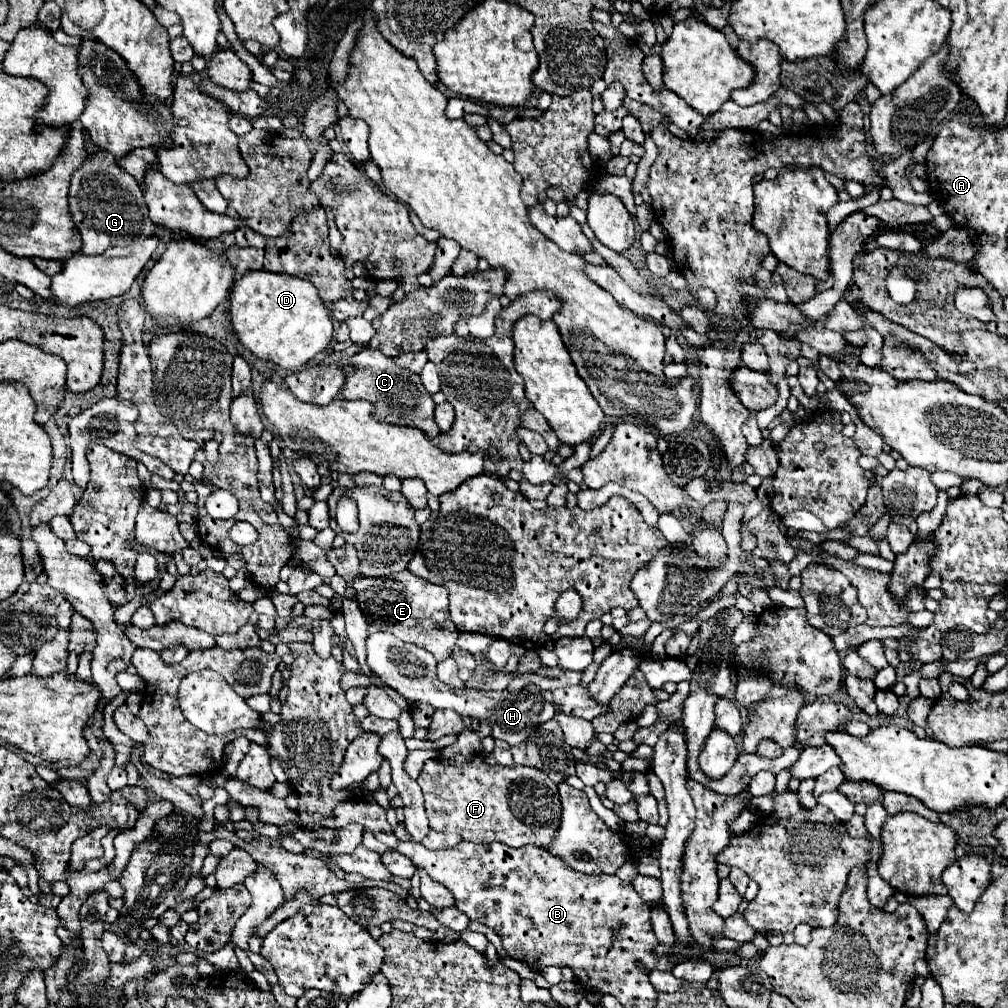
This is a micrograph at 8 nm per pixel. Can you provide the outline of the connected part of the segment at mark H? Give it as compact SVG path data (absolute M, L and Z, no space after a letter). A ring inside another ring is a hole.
M372 632L366 640L366 652L368 652L366 662L370 670L390 688L400 692L408 702L426 702L434 708L452 708L464 718L486 720L492 726L492 738L500 738L510 746L518 746L530 736L534 728L556 716L556 708L550 702L546 702L542 694L532 694L528 690L520 690L520 692L508 692L508 690L486 692L472 688L456 690L442 684L436 676L436 658L414 644L406 644L398 640L390 632Z

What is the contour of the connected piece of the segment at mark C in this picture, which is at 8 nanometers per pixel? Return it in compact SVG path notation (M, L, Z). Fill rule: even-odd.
M362 348L352 356L354 370L346 374L346 382L340 390L340 396L344 400L368 400L370 404L380 410L380 420L390 424L404 424L404 426L416 426L424 430L430 438L436 438L440 434L438 424L434 422L434 400L432 394L422 386L420 374L414 374L410 370L404 370L396 364L396 358L384 356L378 350Z

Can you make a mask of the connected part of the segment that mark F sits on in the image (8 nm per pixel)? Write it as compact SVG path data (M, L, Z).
M461 754L445 758L442 755L432 760L426 760L418 784L424 794L426 802L426 814L430 820L430 828L436 832L456 832L468 842L504 842L506 846L520 848L520 846L542 846L546 848L552 838L556 836L556 828L560 822L560 800L558 800L558 788L556 784L538 768L520 766L520 768L508 768L508 766L488 766L484 757L467 759Z

